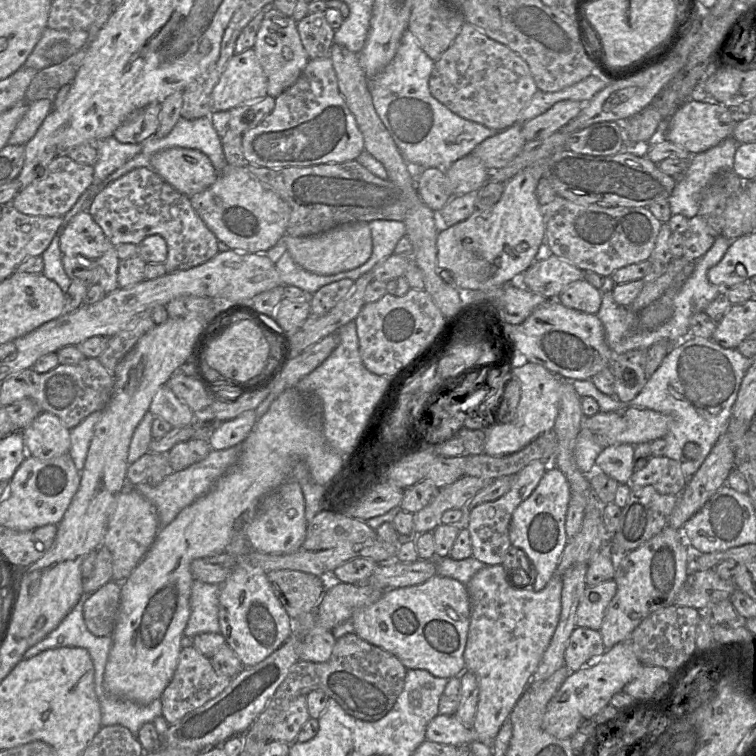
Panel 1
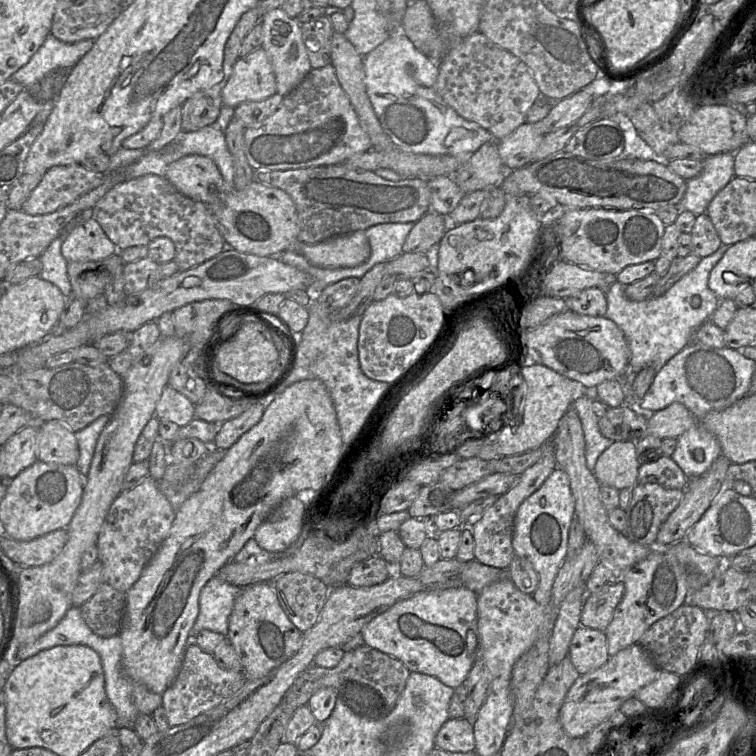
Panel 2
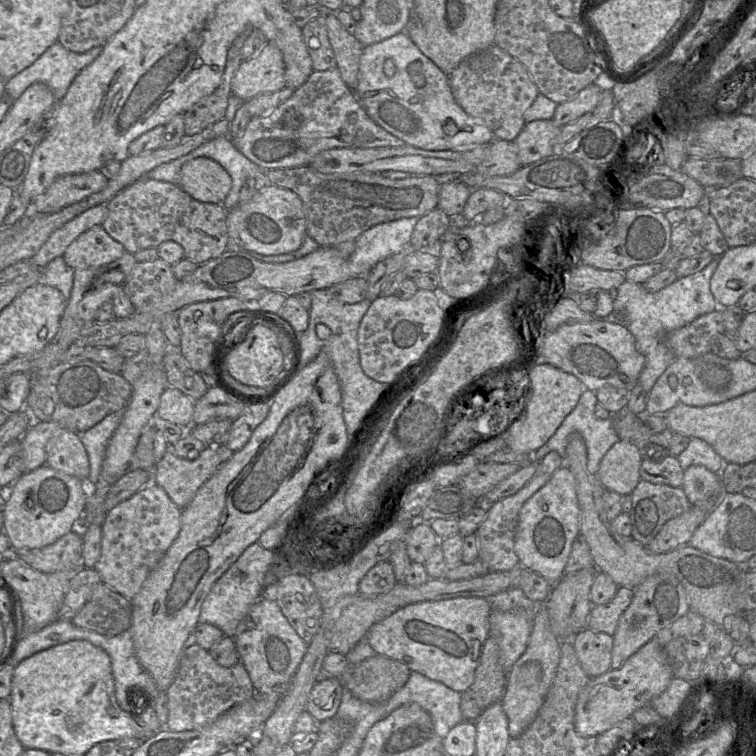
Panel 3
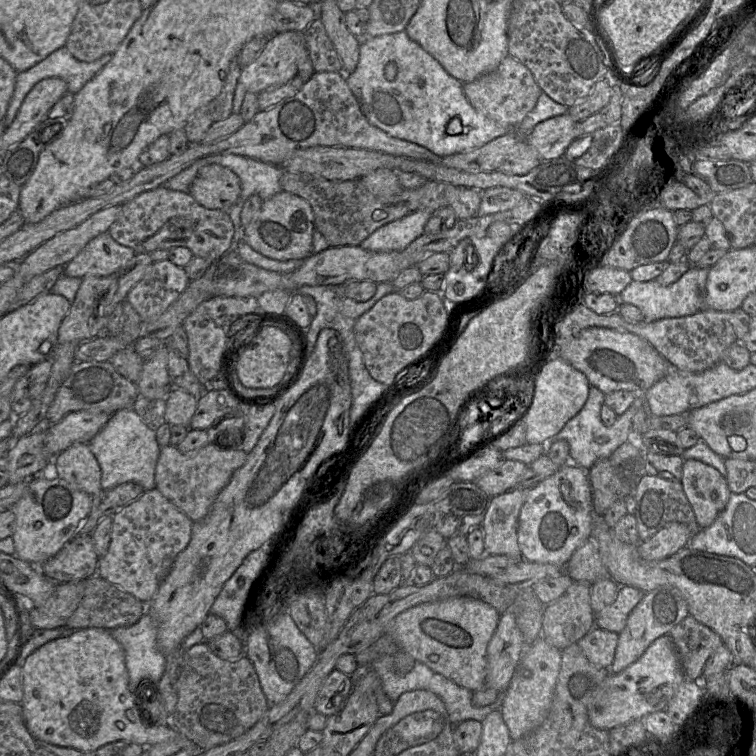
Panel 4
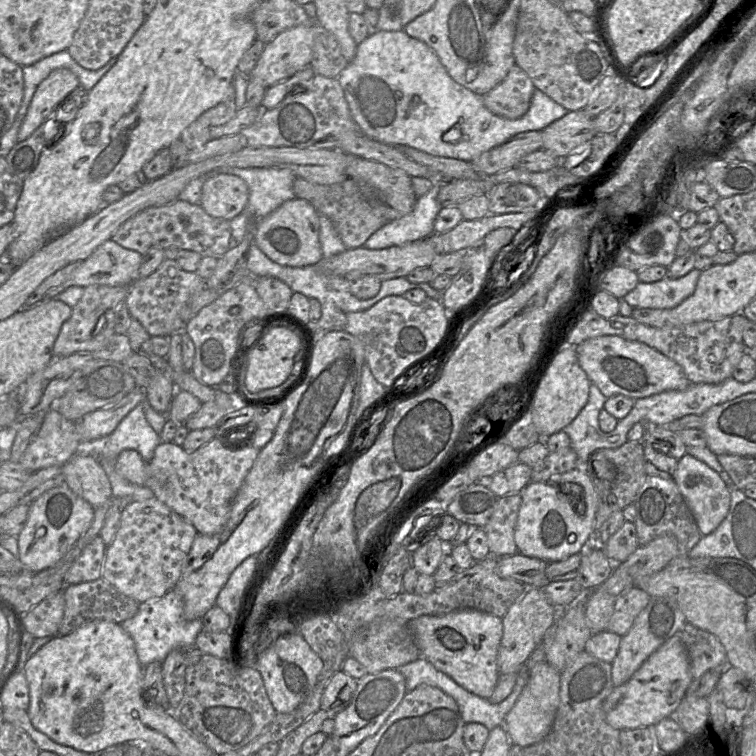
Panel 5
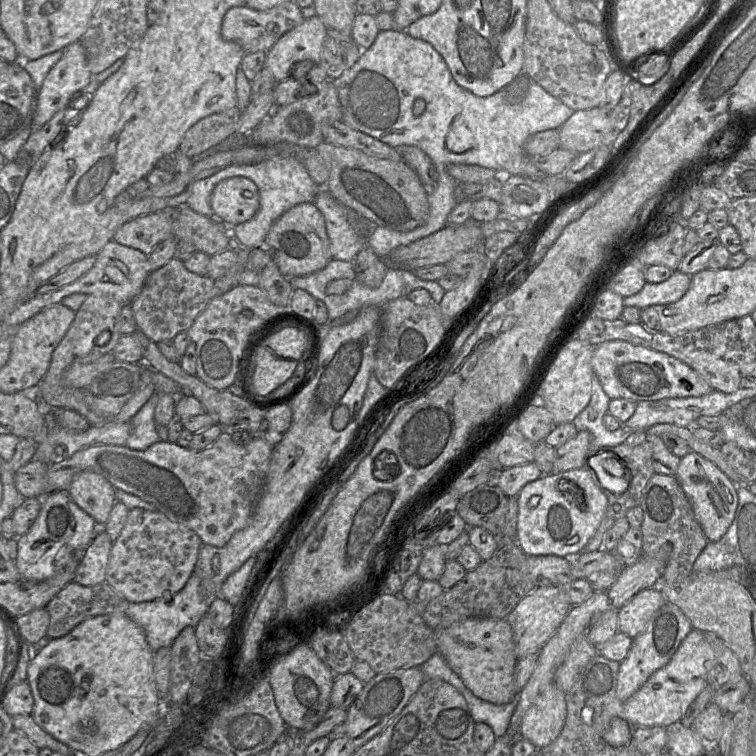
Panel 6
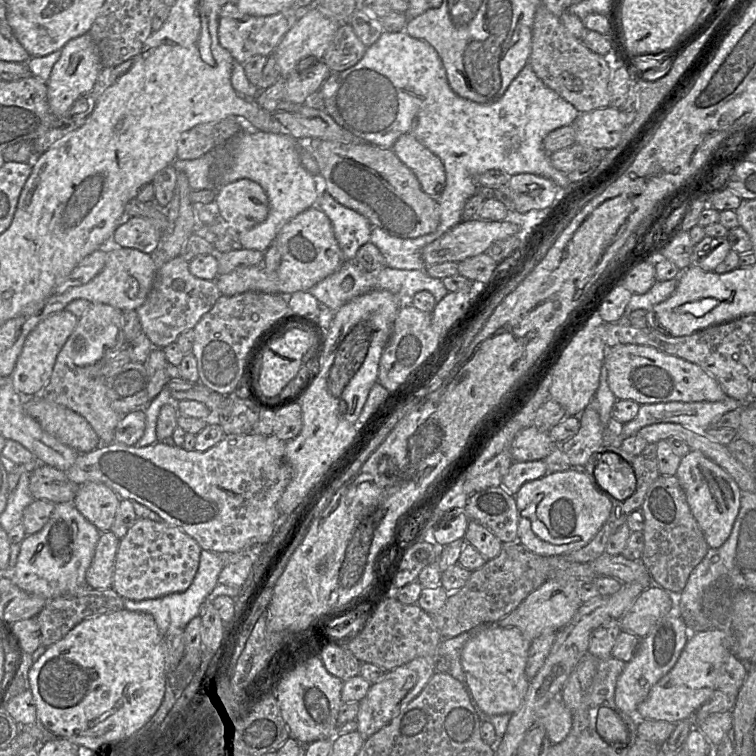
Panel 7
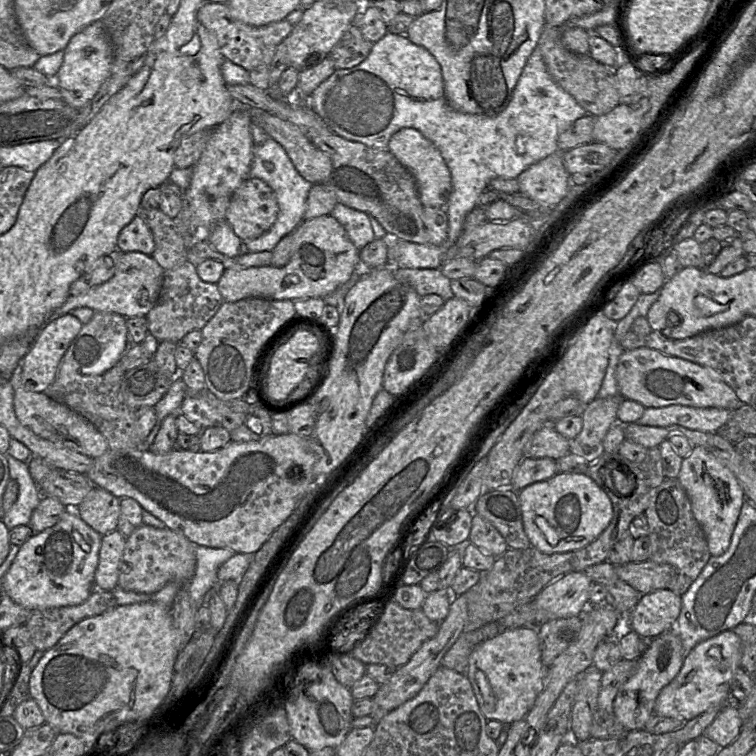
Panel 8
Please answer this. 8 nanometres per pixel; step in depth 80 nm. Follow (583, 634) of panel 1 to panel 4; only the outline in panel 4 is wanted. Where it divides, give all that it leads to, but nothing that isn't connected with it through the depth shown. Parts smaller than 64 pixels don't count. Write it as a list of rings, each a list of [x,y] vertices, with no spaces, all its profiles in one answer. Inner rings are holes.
[[[594,627],[577,645],[585,657],[597,667],[610,668],[618,643],[618,634]]]

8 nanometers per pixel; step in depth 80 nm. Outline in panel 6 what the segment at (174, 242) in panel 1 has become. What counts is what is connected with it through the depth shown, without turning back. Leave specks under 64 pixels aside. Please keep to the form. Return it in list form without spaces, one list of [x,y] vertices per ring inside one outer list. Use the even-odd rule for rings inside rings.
[[[186,203],[176,207],[167,207],[164,210],[139,216],[124,223],[118,228],[113,240],[121,245],[138,249],[147,256],[154,247],[168,238],[192,243],[197,251],[212,256],[226,250],[230,241],[226,235],[223,221],[201,215],[190,208]]]

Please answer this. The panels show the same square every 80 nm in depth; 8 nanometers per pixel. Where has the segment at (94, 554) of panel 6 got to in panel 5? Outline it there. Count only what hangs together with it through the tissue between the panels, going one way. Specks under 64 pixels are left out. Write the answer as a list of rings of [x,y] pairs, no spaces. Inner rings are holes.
[[[98,535],[81,552],[64,577],[65,585],[90,582],[102,577],[107,546]]]

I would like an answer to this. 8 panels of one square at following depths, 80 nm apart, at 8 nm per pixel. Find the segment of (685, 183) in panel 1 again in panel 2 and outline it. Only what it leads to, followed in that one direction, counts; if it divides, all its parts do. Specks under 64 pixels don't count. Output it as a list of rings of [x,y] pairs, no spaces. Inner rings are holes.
[[[724,152],[706,157],[701,172],[687,181],[687,188],[682,201],[679,204],[680,211],[687,210],[694,215],[706,214],[707,208],[713,198],[721,191],[734,177],[734,153]]]

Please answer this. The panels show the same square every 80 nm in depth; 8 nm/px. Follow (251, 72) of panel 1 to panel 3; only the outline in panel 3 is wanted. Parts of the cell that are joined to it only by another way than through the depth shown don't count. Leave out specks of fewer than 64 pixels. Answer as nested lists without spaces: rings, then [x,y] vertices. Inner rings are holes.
[[[267,42],[253,57],[243,60],[231,83],[231,94],[248,101],[260,94],[285,87],[285,65],[281,51]]]

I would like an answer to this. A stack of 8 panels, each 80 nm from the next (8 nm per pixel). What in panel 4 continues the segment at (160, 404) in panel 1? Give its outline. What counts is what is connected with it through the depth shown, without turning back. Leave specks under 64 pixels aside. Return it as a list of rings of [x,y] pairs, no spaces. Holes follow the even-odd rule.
[[[172,388],[163,402],[163,418],[170,425],[190,428],[190,421],[196,411],[198,399],[189,392]]]

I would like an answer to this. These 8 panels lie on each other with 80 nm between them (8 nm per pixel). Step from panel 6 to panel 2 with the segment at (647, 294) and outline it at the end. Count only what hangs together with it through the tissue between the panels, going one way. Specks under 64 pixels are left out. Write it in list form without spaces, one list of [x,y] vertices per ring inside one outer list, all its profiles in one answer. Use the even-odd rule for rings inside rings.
[[[722,244],[712,255],[702,258],[691,272],[659,297],[632,301],[625,295],[627,285],[616,281],[609,286],[606,292],[605,317],[612,320],[625,336],[630,352],[629,370],[638,373],[643,368],[652,367],[657,373],[673,356],[692,342],[697,329],[710,320],[720,299],[709,289],[709,275],[728,247]]]

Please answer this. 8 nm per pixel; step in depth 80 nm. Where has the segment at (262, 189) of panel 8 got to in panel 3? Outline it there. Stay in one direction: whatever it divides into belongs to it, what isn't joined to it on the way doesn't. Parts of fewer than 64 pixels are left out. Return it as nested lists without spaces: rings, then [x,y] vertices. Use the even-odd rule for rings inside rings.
[[[198,157],[182,166],[179,186],[198,201],[221,204],[232,187],[232,178],[215,160]]]

